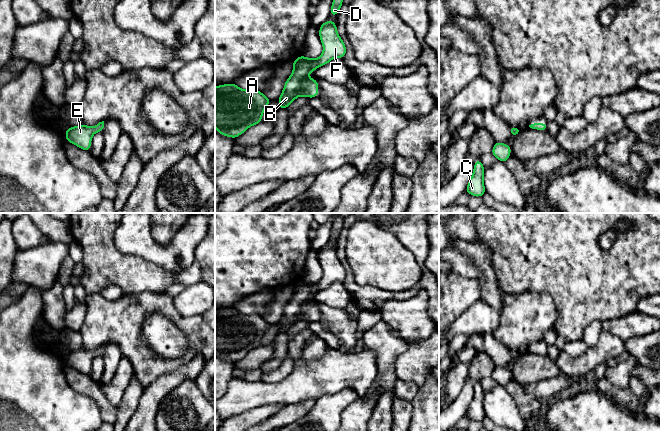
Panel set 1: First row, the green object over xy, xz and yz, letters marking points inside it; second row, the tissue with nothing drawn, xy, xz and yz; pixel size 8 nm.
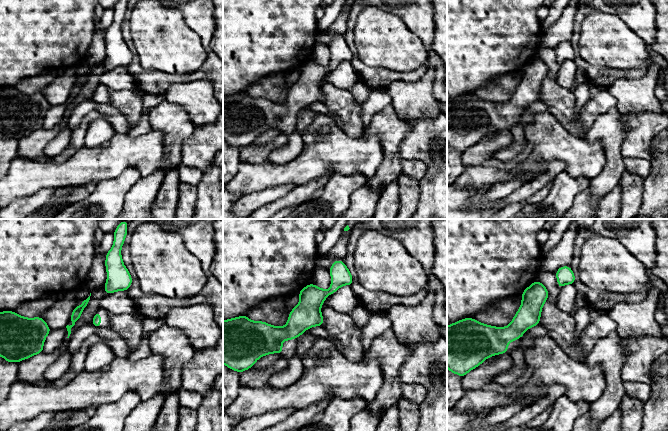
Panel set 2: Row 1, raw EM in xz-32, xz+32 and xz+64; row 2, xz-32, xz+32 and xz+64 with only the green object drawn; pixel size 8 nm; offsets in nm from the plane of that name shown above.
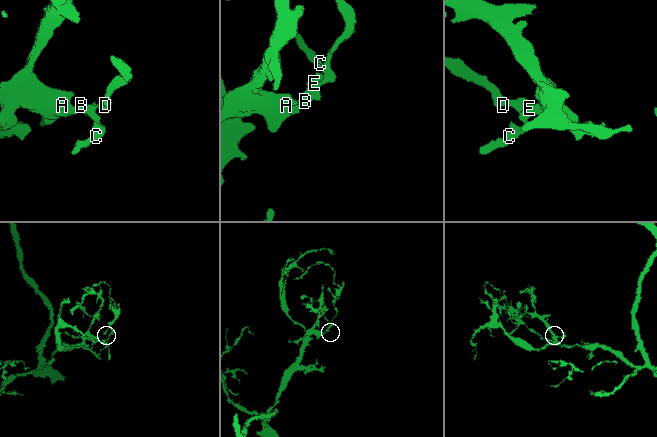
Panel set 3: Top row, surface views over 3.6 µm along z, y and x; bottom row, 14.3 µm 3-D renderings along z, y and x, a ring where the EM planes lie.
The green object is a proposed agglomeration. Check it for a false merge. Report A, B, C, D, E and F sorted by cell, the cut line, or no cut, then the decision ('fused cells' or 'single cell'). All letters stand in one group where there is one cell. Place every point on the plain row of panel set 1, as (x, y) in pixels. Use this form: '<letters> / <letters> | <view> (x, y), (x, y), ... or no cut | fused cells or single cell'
A B C D E F | no cut | single cell

